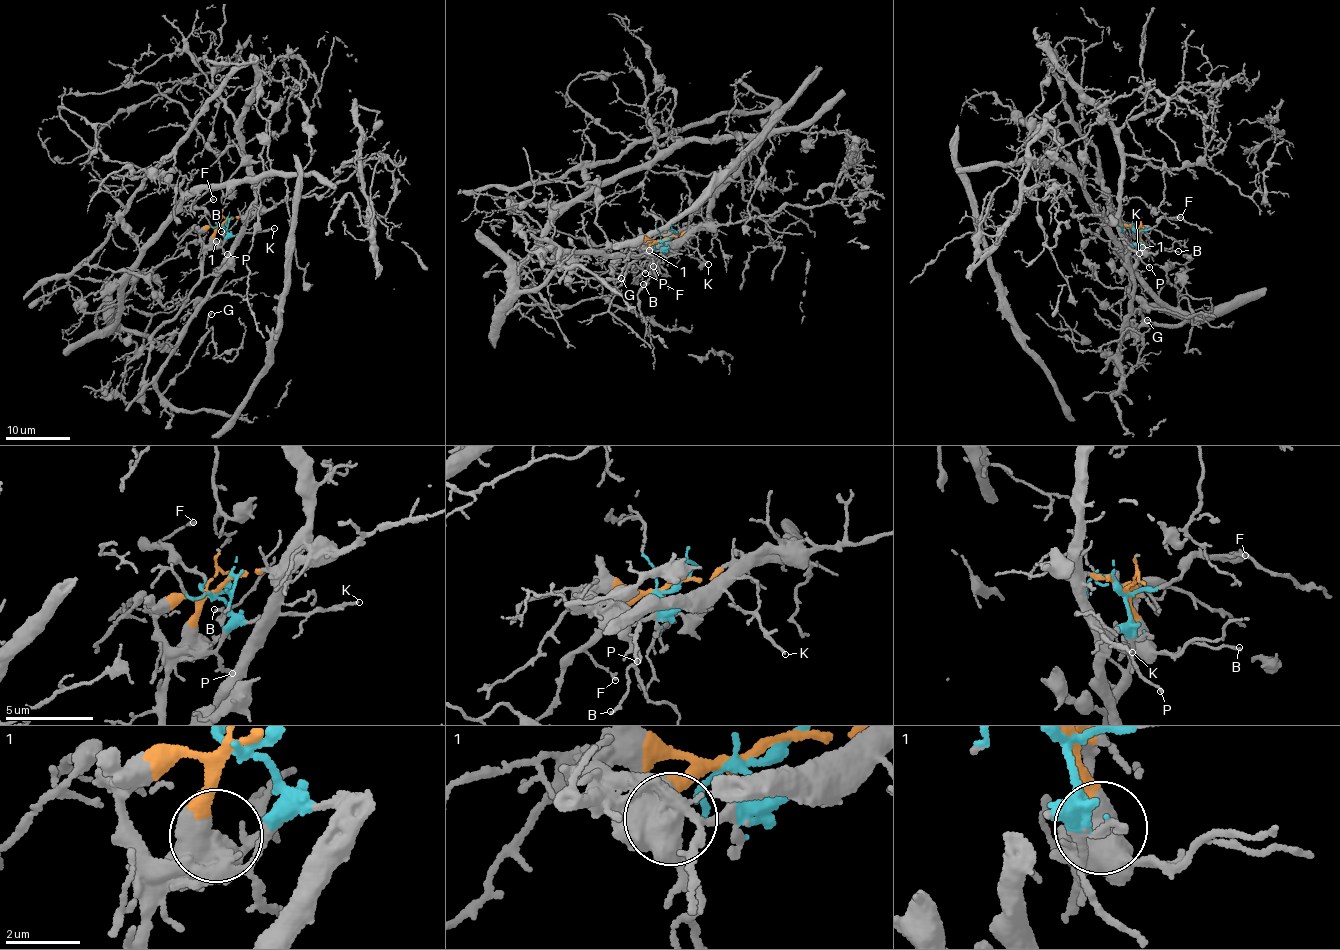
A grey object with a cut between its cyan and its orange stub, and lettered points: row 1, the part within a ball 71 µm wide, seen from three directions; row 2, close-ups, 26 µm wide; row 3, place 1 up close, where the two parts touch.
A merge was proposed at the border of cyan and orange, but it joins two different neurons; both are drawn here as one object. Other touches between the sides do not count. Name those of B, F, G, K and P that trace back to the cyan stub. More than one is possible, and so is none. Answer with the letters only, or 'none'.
F, G, K, P

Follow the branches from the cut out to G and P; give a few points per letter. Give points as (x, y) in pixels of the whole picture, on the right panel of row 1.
G: (1134, 228), (1137, 239), (1128, 258), (1134, 291), (1118, 349), (1125, 375), (1139, 359), (1150, 326), (1146, 319)
P: (1134, 228), (1140, 256), (1149, 267)

